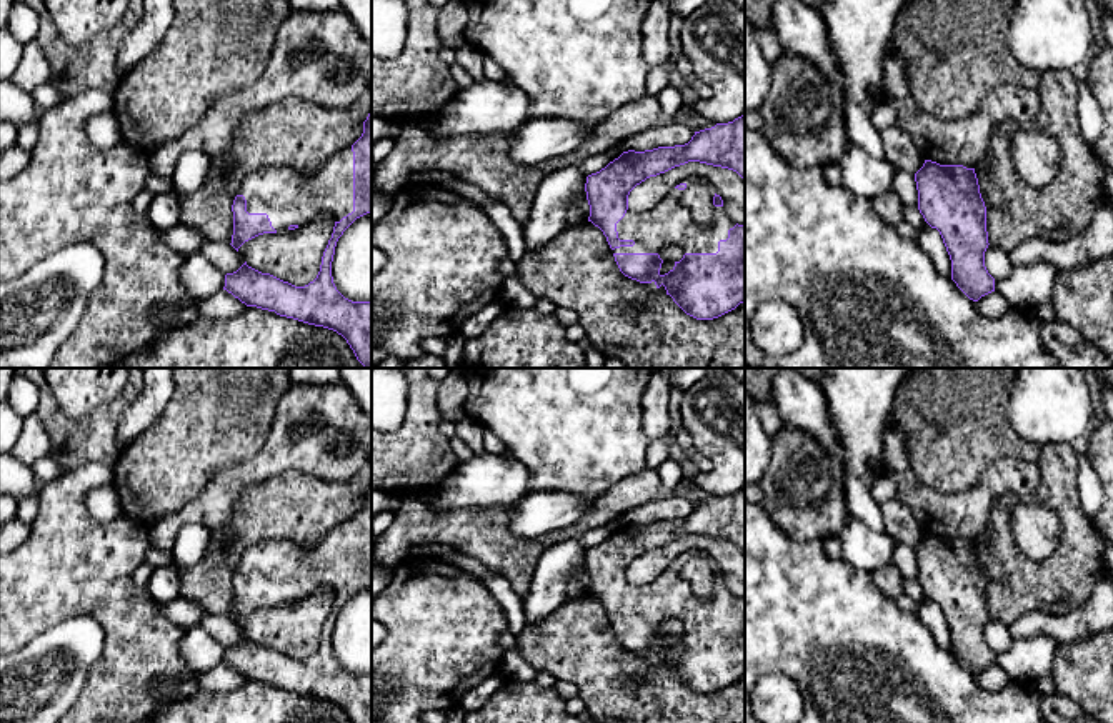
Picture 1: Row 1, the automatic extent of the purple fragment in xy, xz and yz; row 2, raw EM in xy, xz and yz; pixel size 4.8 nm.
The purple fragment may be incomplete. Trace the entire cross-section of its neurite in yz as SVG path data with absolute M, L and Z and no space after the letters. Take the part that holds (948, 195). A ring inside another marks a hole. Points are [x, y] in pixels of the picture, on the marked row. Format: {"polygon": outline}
{"polygon": "M925 160L915 173L918 210L936 228L951 260L951 280L973 302L995 292L985 267L986 207L975 168Z"}

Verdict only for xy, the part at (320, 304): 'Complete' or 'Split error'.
Split error

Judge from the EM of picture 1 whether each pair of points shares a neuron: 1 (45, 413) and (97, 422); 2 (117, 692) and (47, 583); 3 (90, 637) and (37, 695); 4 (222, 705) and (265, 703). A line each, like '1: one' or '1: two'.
1: one
2: one
3: one
4: one

